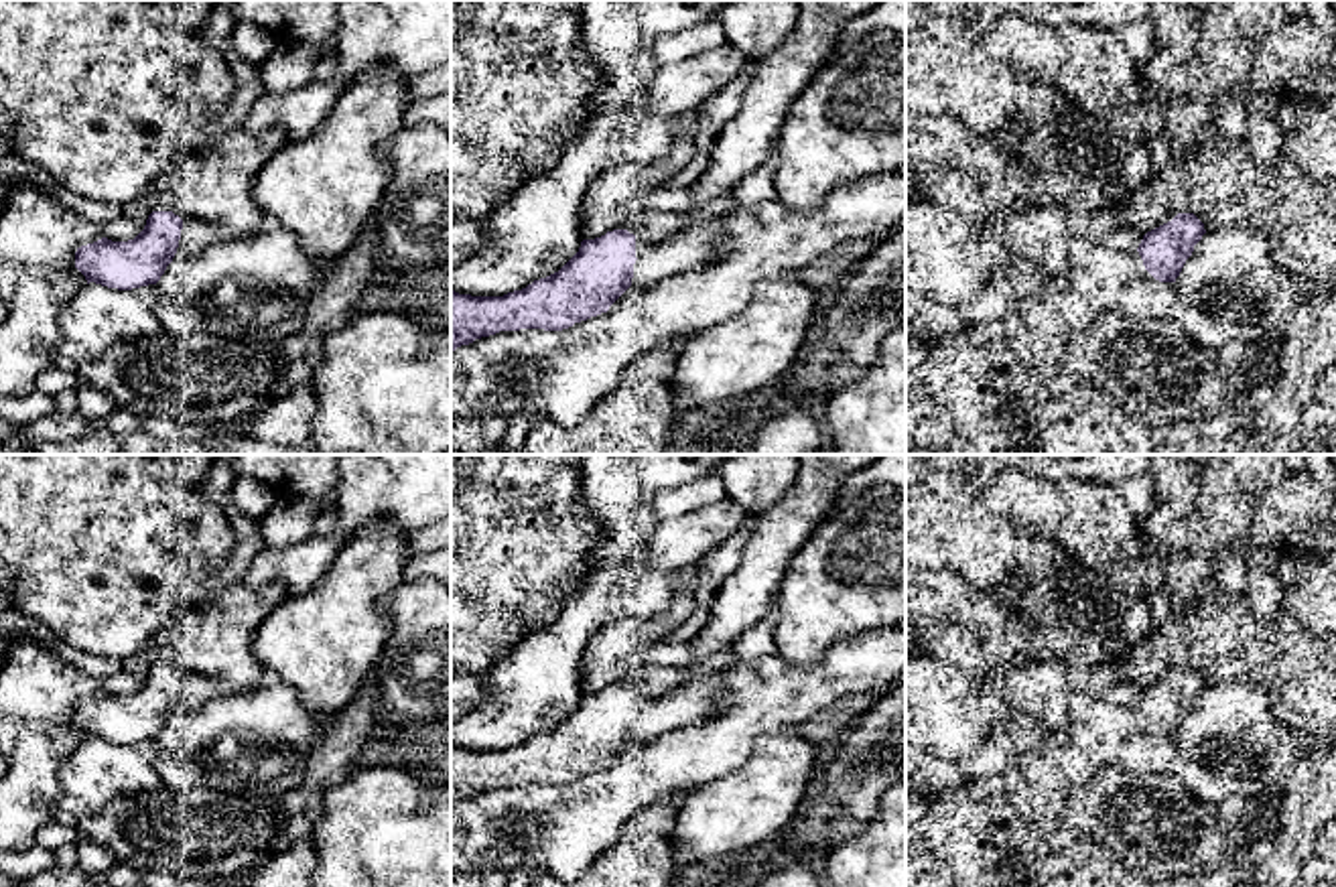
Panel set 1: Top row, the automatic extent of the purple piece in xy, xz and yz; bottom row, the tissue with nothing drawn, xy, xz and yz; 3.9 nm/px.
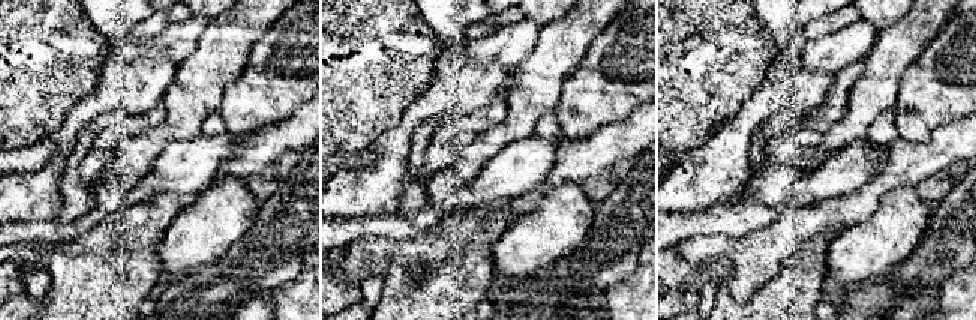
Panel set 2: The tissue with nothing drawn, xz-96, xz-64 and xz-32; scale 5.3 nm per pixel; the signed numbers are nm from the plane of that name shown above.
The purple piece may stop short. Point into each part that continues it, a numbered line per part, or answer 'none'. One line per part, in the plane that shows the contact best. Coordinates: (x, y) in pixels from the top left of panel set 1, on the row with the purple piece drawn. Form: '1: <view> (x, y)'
1: xy (195, 236)

